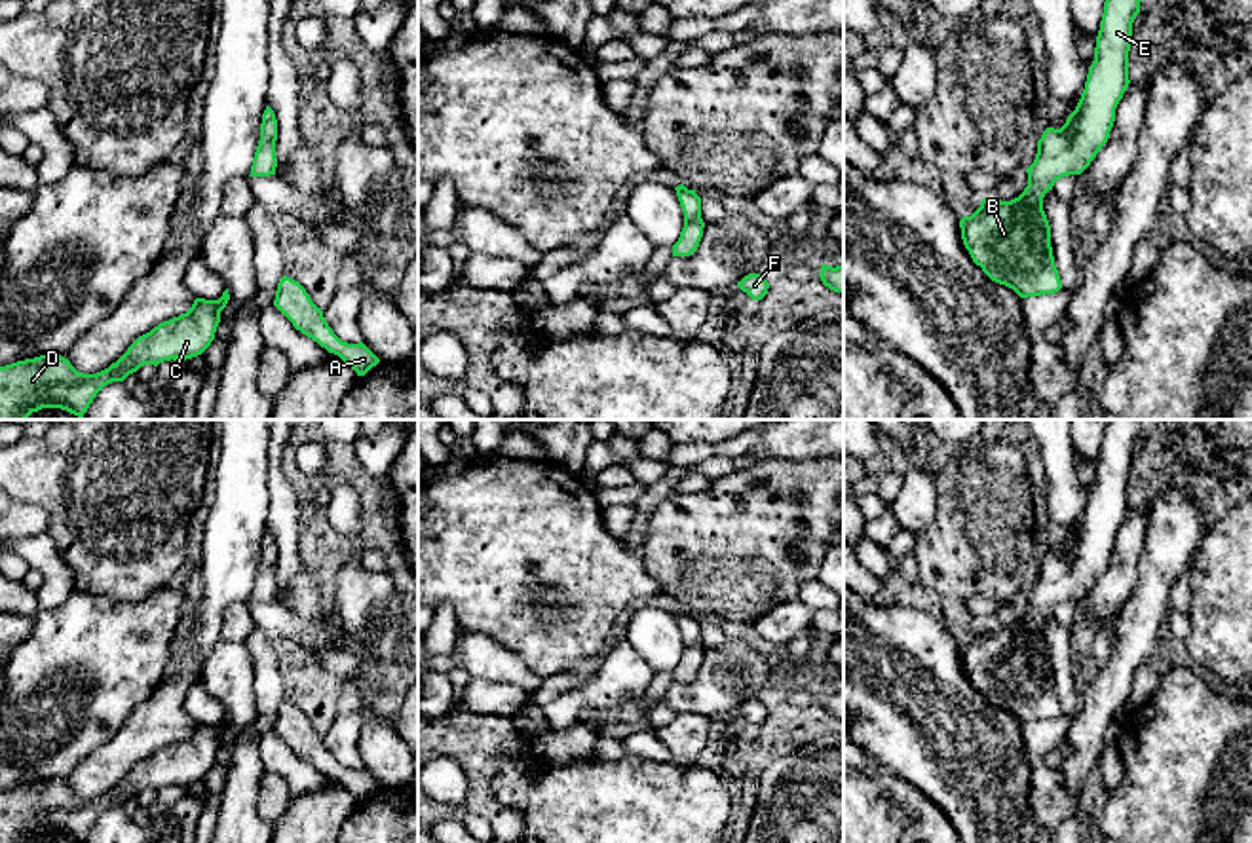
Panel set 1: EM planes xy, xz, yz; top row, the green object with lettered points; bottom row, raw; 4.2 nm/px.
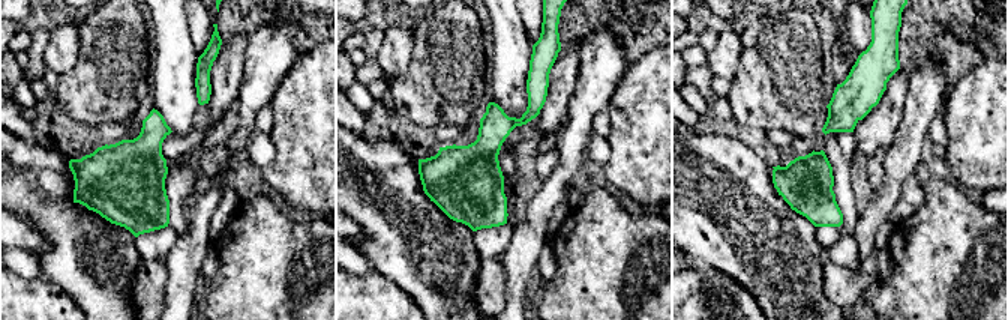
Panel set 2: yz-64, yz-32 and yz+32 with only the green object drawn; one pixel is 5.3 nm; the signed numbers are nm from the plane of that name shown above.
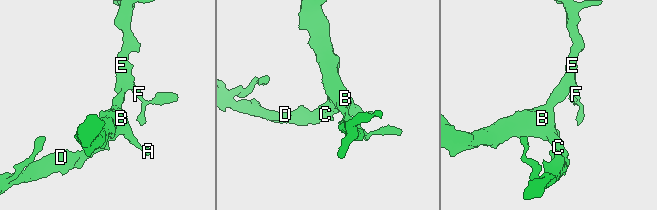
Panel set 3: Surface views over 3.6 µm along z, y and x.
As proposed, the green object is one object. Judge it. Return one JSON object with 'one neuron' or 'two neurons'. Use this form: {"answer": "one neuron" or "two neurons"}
{"answer": "one neuron"}

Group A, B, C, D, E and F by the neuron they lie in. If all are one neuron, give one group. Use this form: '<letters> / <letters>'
A B C D E F

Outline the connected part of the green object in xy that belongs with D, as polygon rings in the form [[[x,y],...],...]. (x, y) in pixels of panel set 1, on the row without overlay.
[[[228,714],[218,725],[196,723],[186,739],[139,761],[116,788],[97,799],[78,797],[59,778],[0,792],[0,843],[28,843],[42,834],[84,843],[104,811],[123,807],[144,790],[201,780],[215,765],[228,725]]]

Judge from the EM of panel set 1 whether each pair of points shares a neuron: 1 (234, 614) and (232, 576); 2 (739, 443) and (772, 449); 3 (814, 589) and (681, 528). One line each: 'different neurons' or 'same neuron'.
1: different neurons
2: different neurons
3: different neurons

